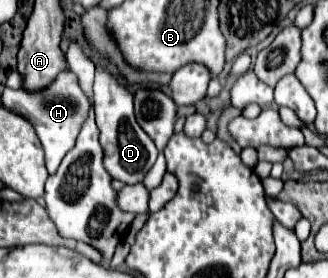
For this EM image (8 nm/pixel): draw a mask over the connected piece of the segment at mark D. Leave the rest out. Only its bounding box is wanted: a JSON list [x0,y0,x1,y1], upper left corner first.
[94,69,158,185]

